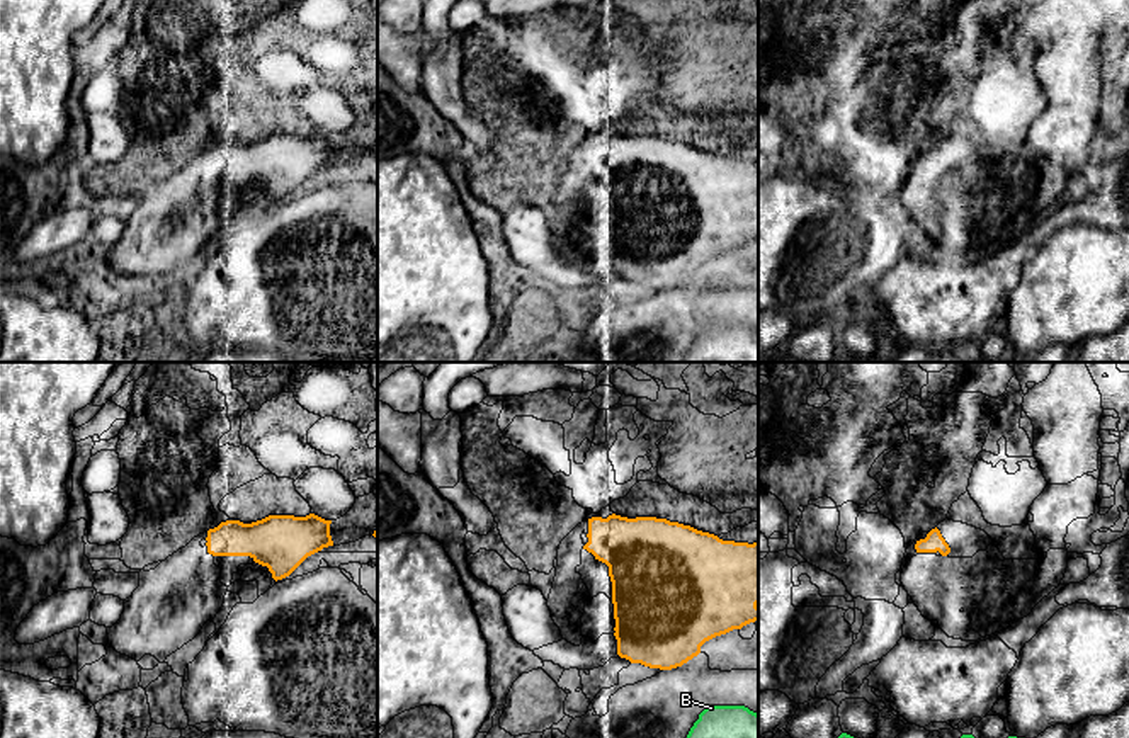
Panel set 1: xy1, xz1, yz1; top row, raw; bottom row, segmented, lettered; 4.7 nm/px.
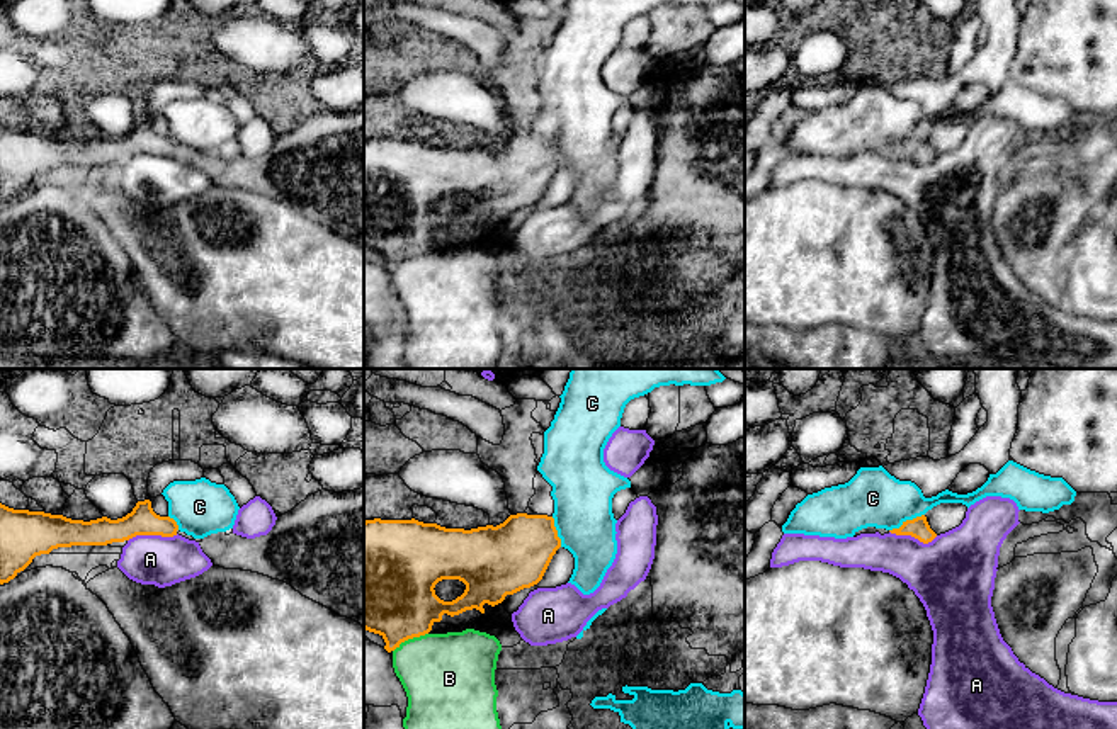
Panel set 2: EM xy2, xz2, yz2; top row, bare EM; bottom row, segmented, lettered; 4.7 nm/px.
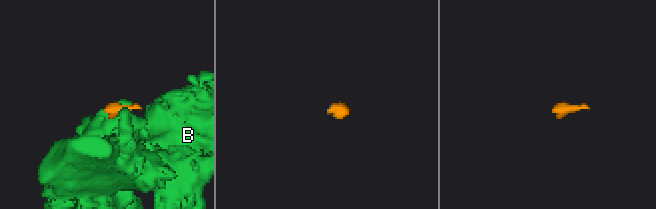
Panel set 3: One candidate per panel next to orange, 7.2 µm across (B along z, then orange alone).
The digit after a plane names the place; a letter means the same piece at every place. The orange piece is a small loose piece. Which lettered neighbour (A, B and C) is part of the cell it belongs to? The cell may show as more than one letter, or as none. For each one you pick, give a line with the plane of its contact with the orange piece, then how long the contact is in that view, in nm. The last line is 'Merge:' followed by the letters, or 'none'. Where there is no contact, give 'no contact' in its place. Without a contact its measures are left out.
Merge: none

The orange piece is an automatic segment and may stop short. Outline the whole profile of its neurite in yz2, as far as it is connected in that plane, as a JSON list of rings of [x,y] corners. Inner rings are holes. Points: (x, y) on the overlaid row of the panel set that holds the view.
[[[925,515],[906,520],[899,528],[893,528],[889,532],[896,535],[911,535],[923,544],[928,544],[937,537],[937,534],[930,528]]]

